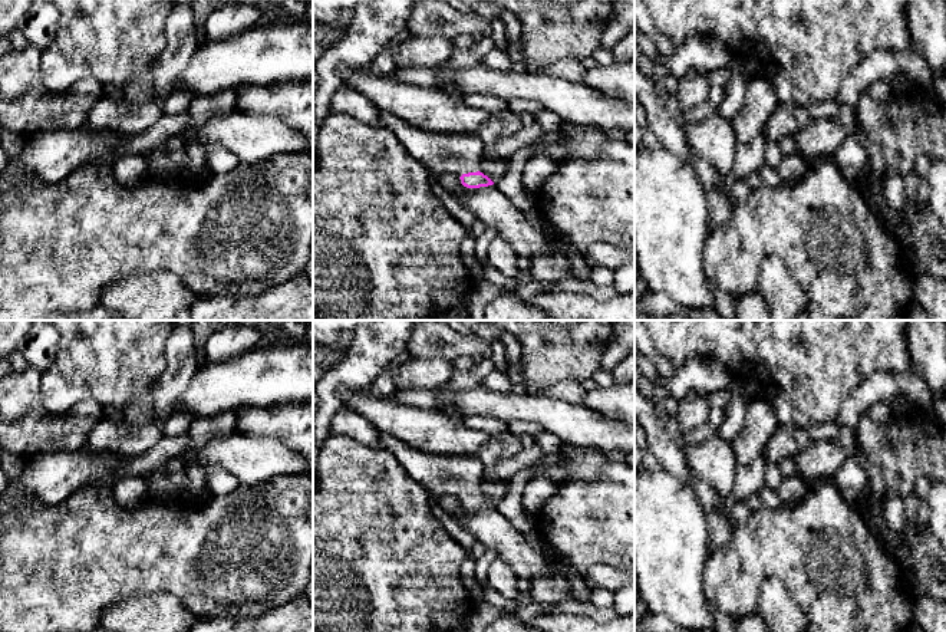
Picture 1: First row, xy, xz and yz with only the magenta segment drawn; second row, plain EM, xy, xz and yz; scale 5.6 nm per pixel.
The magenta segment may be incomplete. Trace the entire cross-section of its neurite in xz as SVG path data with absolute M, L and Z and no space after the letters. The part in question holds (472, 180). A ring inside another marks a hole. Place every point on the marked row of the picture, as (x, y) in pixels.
M380 112L380 122L398 136L406 152L434 175L455 174L467 188L494 184L478 171L485 145L477 135L423 132L386 112Z

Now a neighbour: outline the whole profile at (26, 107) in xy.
M27 45L0 56L0 129L29 136L43 129L79 129L106 88L93 78L65 92L50 92L40 80L42 50Z

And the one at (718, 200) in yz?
M718 187L706 194L706 204L711 211L711 227L723 224L731 215L732 194L728 187Z

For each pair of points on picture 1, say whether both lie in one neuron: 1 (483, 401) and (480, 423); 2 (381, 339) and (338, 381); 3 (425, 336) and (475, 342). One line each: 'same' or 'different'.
1: different
2: same
3: same

